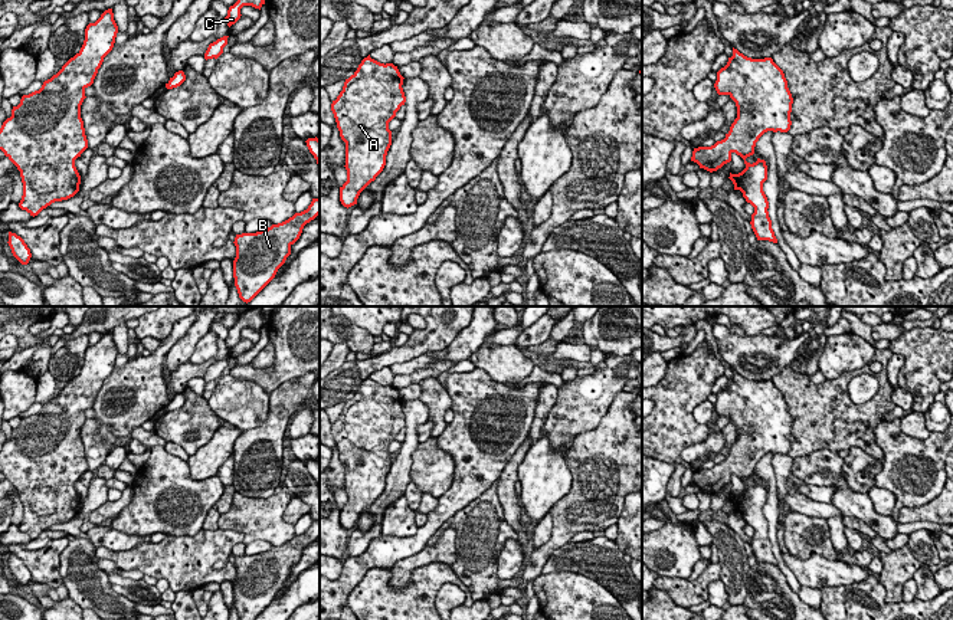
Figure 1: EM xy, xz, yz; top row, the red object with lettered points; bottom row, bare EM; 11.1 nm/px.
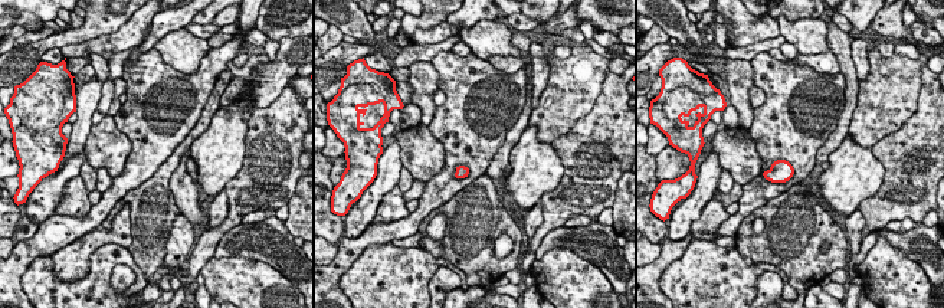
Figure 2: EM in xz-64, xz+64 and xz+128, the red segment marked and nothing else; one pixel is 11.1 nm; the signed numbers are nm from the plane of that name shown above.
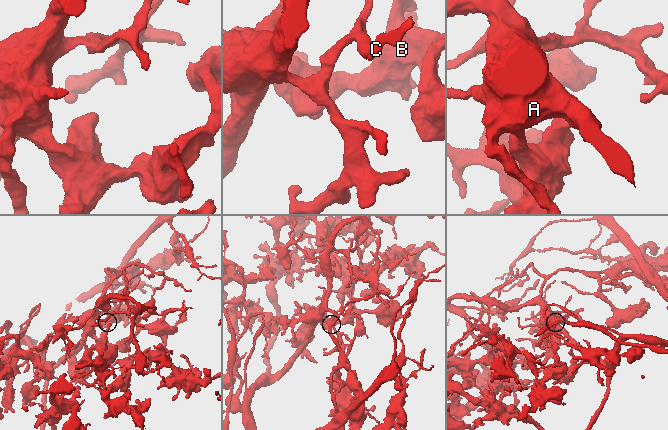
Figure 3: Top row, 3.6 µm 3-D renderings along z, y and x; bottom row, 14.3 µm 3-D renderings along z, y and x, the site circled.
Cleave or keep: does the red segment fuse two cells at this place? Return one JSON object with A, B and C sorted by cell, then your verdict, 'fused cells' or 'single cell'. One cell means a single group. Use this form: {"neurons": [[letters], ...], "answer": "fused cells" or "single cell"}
{"neurons": [["A", "B", "C"]], "answer": "single cell"}

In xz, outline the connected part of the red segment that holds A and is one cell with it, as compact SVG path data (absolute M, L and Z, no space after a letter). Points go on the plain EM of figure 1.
M364 380L331 426L337 450L345 465L347 503L340 509L344 529L357 526L360 515L386 488L392 468L389 445L406 424L403 398L393 386Z

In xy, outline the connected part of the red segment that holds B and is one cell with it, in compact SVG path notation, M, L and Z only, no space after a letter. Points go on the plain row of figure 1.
M312 521L307 532L295 535L288 542L272 547L256 555L236 557L236 580L233 583L233 600L239 620L255 620L276 597L278 591L291 577L291 568L299 561L307 545L320 537L320 521Z

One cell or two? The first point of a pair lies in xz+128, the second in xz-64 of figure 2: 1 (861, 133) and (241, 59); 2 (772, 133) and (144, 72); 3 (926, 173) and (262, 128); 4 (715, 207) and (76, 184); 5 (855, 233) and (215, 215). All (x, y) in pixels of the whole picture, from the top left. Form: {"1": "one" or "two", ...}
{"1": "two", "2": "one", "3": "one", "4": "one", "5": "one"}

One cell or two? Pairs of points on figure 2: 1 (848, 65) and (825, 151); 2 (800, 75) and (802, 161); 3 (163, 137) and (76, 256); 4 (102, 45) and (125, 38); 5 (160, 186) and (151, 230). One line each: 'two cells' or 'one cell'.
1: one cell
2: one cell
3: two cells
4: one cell
5: one cell

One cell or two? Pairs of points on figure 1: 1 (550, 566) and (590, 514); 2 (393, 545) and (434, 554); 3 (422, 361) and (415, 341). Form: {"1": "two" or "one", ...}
{"1": "two", "2": "two", "3": "two"}

